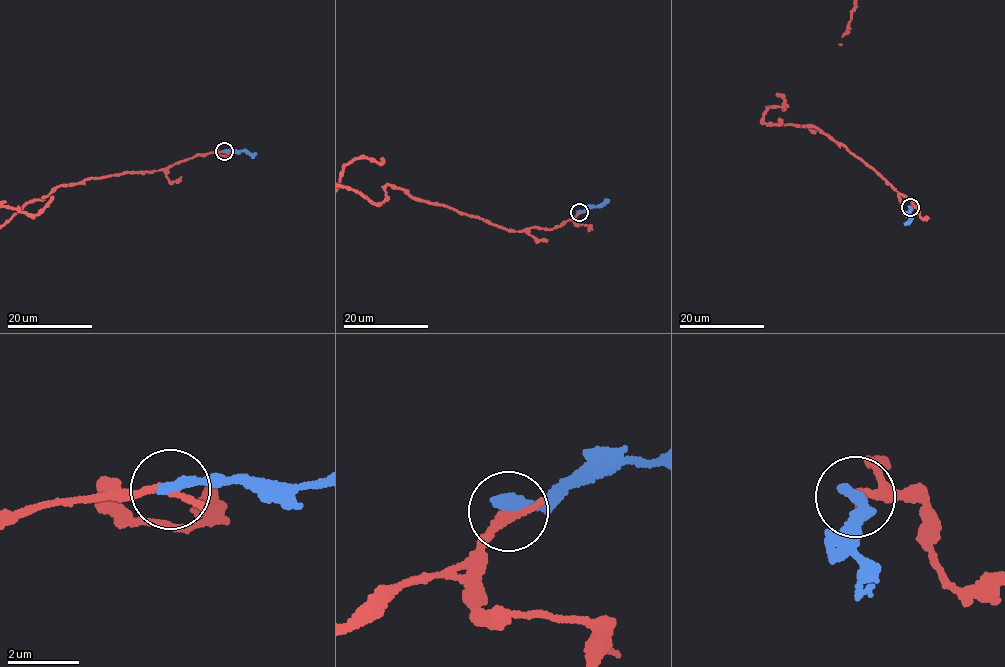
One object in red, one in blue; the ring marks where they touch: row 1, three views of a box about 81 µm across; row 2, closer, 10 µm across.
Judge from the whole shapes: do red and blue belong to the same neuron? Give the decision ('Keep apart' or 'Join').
Keep apart

